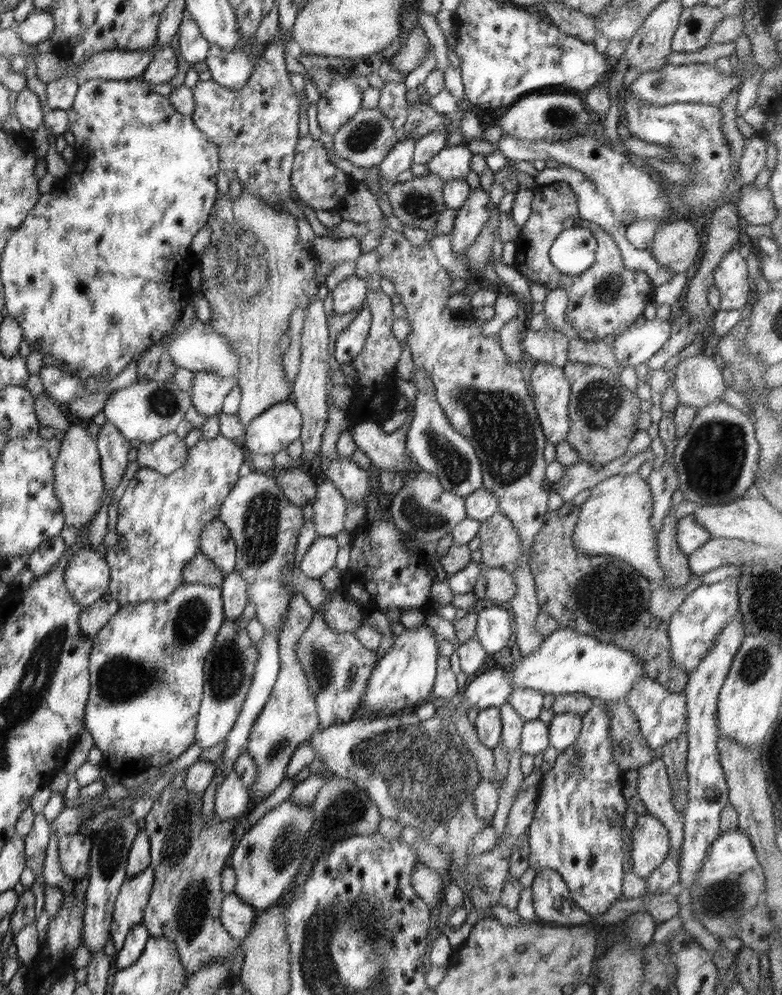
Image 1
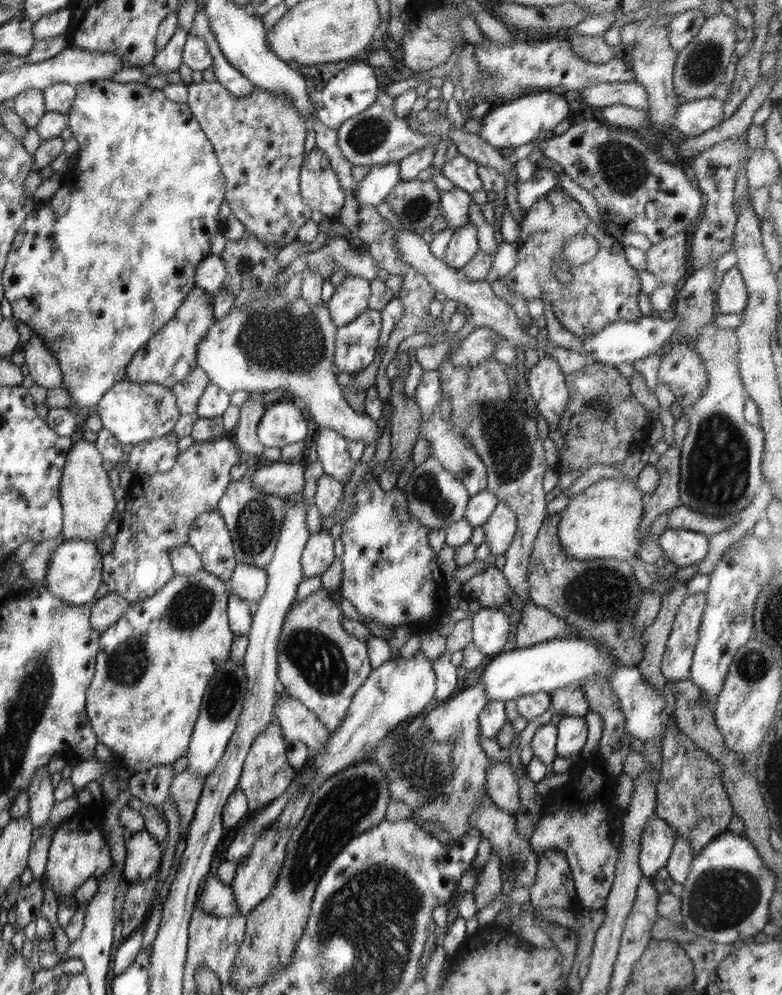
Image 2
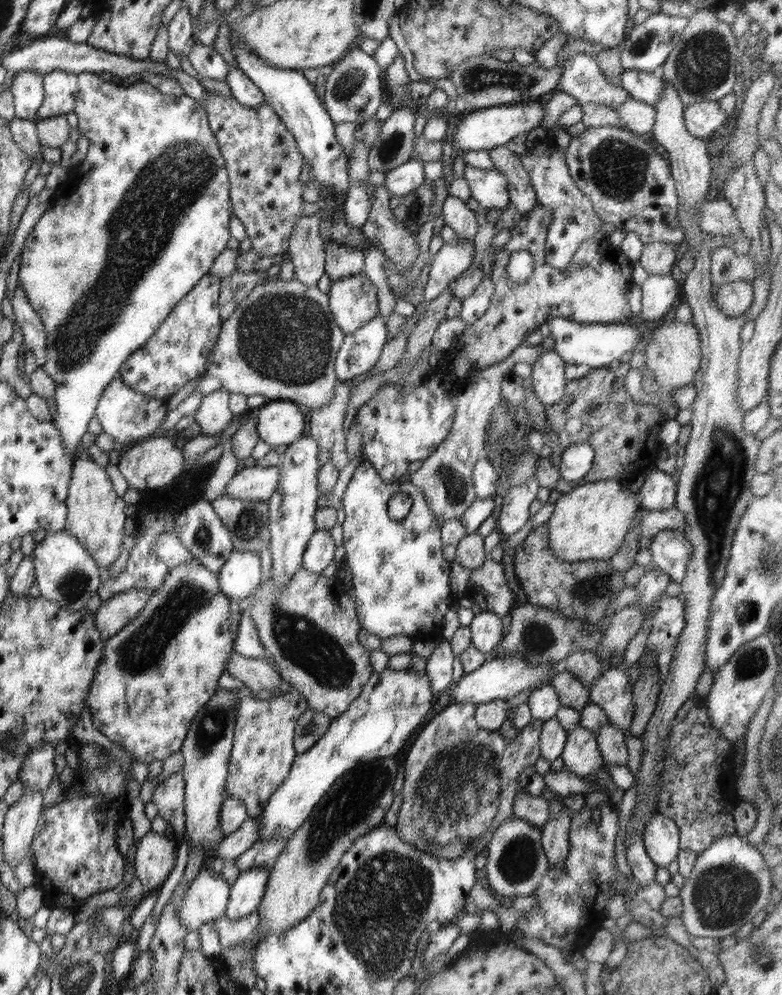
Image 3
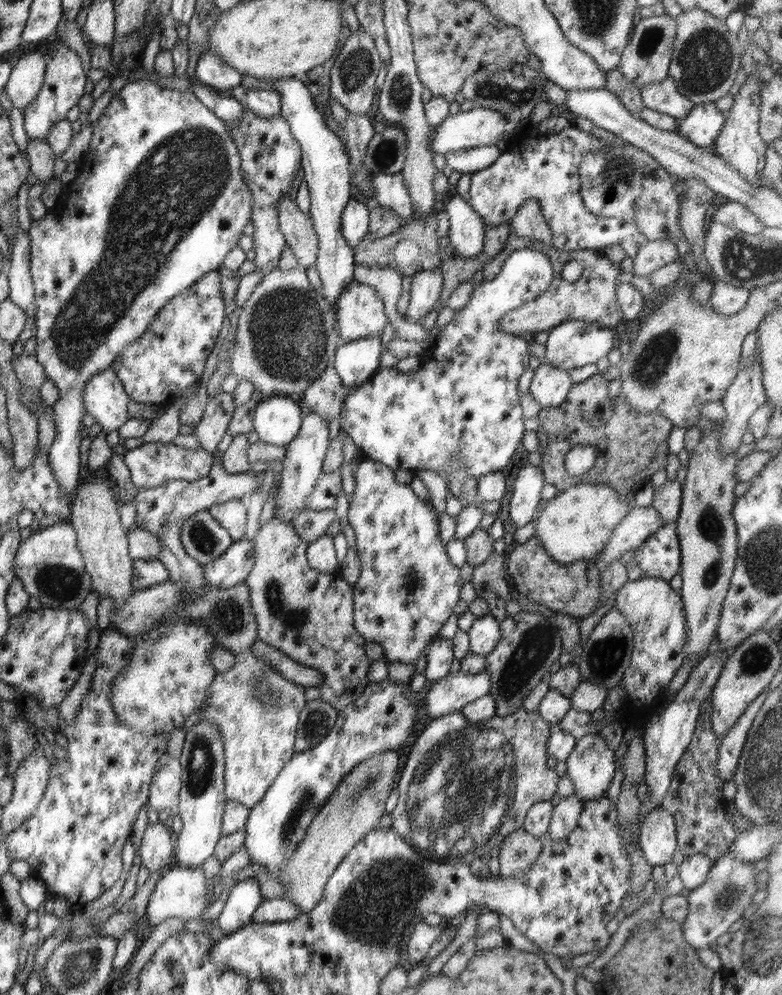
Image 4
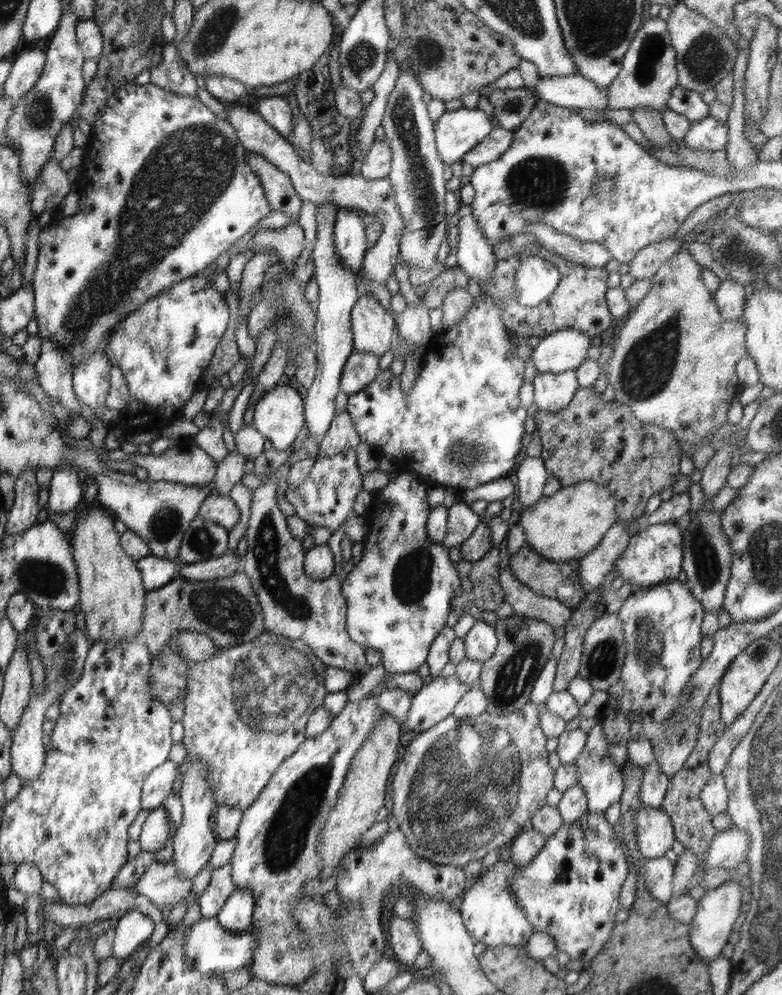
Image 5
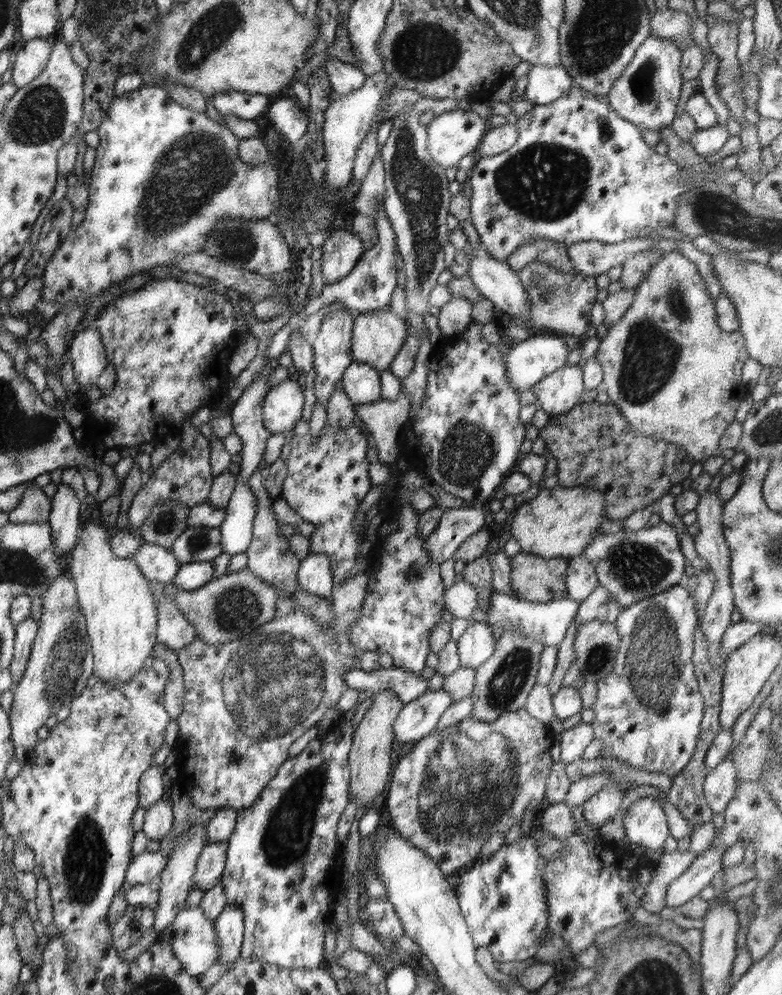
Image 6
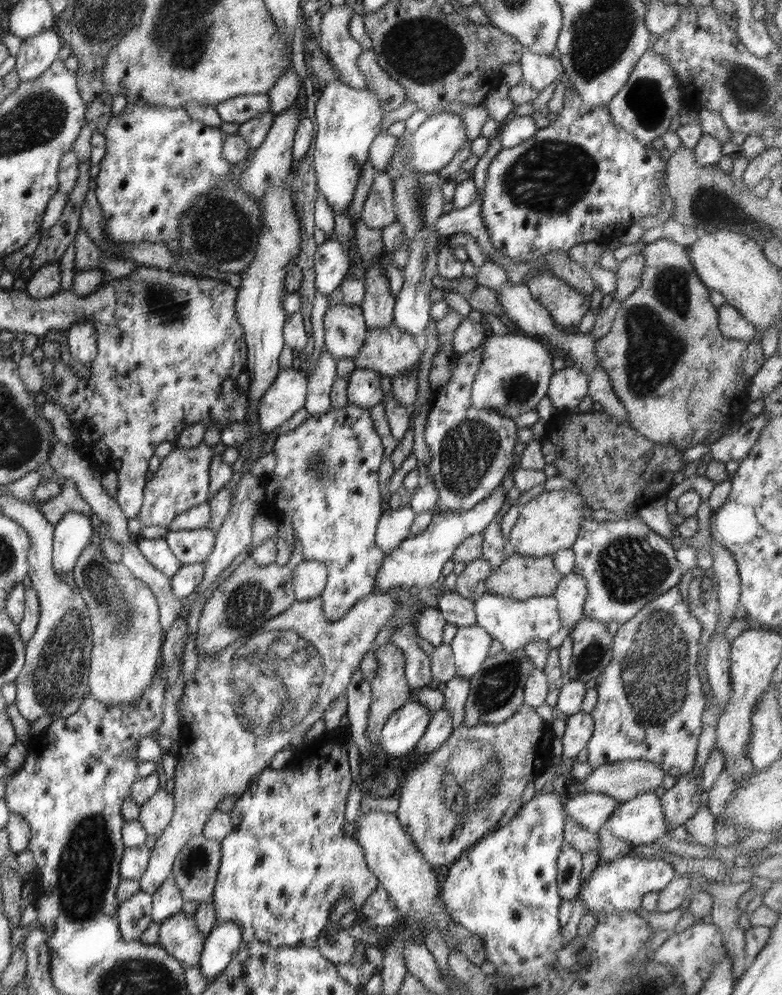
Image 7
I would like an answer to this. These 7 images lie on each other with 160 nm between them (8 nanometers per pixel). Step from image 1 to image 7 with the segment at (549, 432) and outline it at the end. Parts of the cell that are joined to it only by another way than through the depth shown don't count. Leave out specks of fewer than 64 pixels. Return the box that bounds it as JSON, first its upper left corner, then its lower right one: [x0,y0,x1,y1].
[547,366,589,412]

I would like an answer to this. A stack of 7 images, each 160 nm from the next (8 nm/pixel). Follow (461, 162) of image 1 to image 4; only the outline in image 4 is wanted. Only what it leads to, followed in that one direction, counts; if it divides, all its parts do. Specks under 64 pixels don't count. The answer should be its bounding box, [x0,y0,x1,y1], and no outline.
[468,115,648,259]

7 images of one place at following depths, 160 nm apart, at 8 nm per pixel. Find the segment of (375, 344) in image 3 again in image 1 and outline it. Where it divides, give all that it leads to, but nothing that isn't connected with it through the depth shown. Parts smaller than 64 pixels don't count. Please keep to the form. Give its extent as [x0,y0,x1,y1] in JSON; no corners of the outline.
[332,304,372,365]

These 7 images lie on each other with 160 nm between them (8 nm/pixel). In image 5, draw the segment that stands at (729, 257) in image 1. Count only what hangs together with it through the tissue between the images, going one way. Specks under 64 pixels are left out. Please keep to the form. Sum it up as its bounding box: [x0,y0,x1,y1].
[713,279,749,320]

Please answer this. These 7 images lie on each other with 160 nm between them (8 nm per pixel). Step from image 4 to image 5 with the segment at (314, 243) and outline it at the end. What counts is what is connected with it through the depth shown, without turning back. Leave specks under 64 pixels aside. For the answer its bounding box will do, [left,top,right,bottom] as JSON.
[244,151,303,222]

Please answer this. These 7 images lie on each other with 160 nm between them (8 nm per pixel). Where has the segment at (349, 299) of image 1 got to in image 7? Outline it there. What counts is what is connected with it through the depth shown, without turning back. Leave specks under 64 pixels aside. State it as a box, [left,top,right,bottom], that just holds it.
[353,322,423,377]

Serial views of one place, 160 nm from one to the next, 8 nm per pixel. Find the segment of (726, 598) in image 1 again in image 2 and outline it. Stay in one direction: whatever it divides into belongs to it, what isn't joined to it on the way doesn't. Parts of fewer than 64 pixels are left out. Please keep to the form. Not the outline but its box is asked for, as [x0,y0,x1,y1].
[661,591,706,681]

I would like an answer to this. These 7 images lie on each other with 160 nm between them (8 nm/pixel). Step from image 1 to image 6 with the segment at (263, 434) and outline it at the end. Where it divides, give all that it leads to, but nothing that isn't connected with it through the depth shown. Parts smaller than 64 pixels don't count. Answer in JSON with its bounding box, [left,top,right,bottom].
[262,375,304,434]

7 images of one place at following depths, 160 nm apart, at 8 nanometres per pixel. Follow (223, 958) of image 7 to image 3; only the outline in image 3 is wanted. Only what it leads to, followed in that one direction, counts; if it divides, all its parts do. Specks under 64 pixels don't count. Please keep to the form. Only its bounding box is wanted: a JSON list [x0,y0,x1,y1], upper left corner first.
[225,867,269,920]

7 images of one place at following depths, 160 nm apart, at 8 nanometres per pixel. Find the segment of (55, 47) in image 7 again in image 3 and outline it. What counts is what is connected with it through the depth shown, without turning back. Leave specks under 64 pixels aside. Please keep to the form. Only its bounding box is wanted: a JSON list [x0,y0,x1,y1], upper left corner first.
[10,70,45,121]

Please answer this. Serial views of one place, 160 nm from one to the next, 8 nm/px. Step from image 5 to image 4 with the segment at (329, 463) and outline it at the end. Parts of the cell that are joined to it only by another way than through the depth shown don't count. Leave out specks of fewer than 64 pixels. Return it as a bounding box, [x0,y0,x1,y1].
[306,467,343,512]

